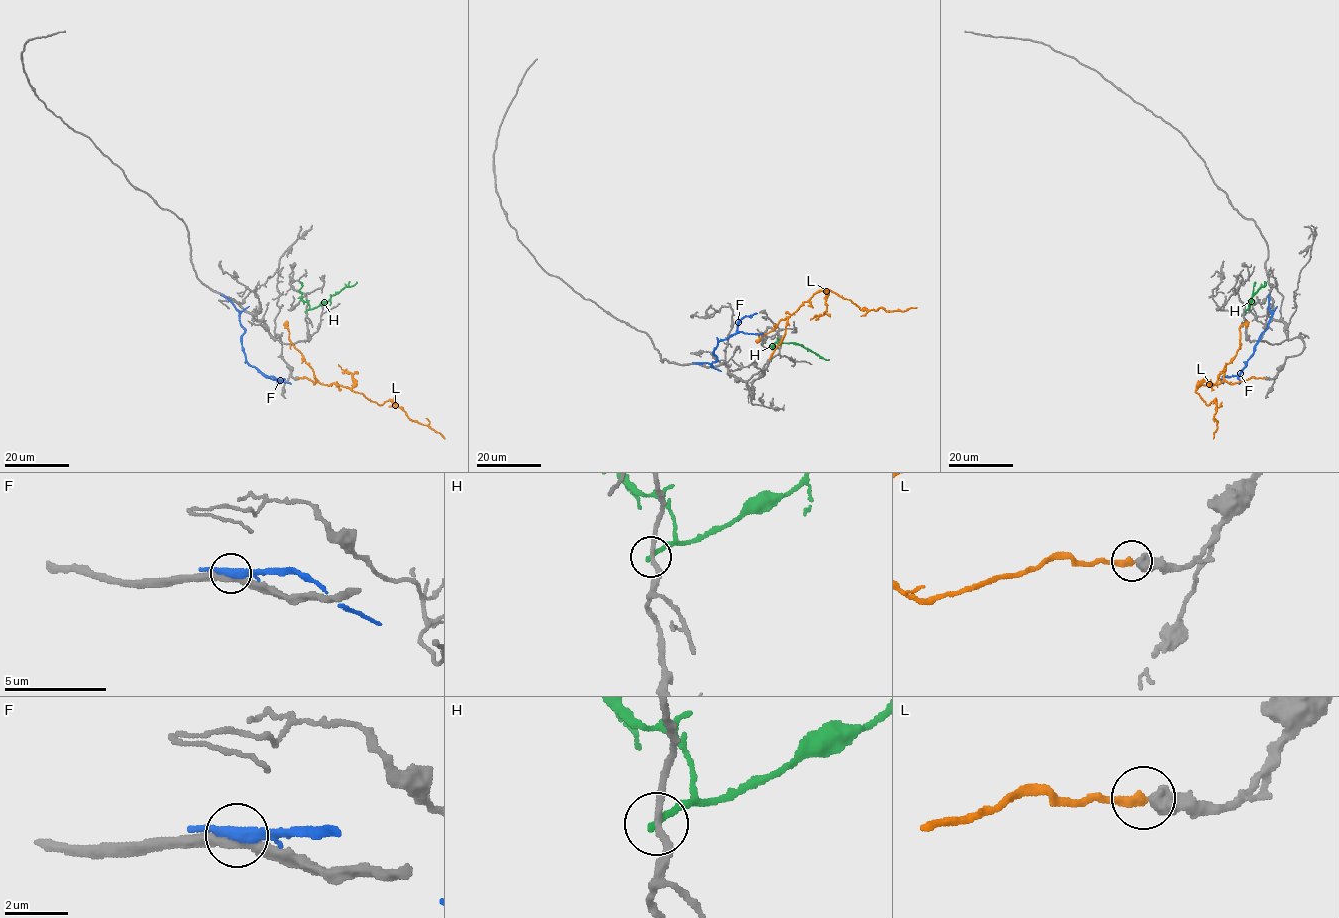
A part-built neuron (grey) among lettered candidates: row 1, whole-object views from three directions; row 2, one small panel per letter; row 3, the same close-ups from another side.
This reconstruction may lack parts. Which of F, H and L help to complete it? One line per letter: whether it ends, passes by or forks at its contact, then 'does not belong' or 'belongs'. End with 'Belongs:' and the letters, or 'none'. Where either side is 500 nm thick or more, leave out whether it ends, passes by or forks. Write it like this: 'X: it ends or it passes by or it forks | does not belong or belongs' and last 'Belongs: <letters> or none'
F: it passes by | does not belong
H: it ends | does not belong
L: it ends | belongs
Belongs: L

